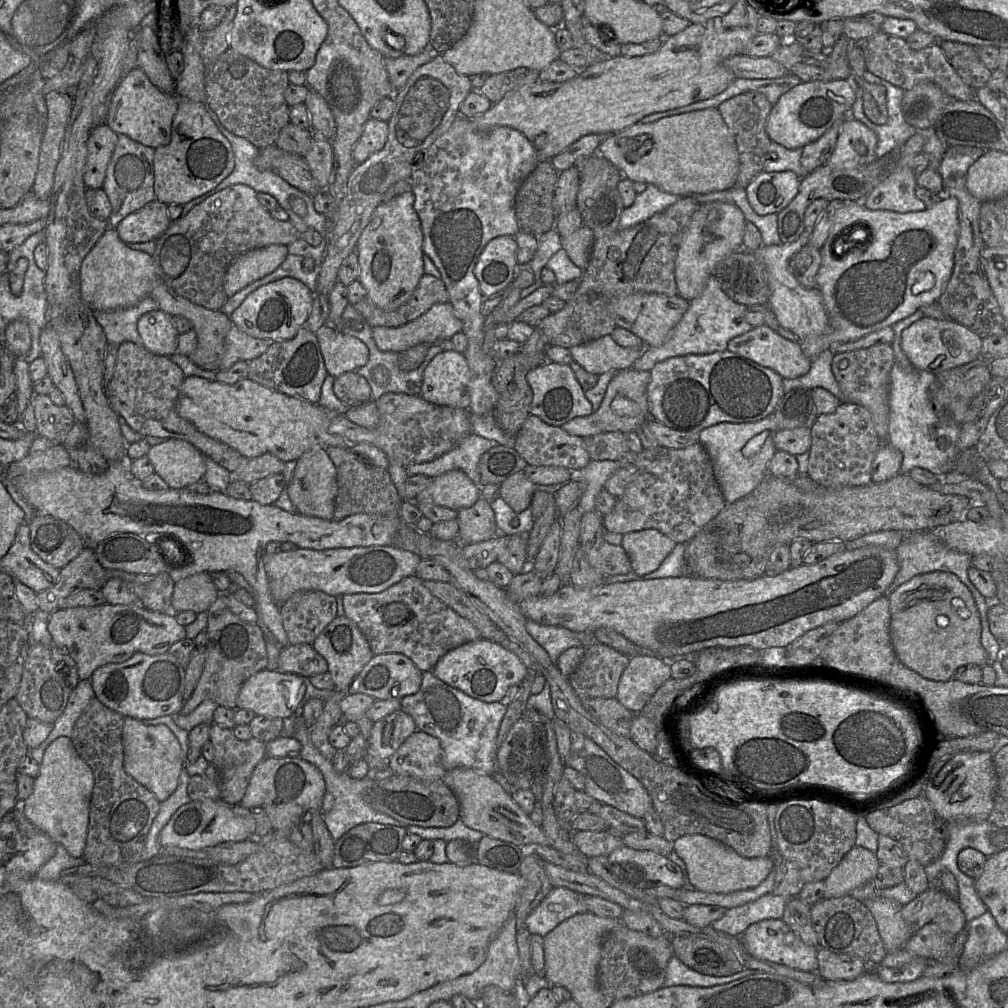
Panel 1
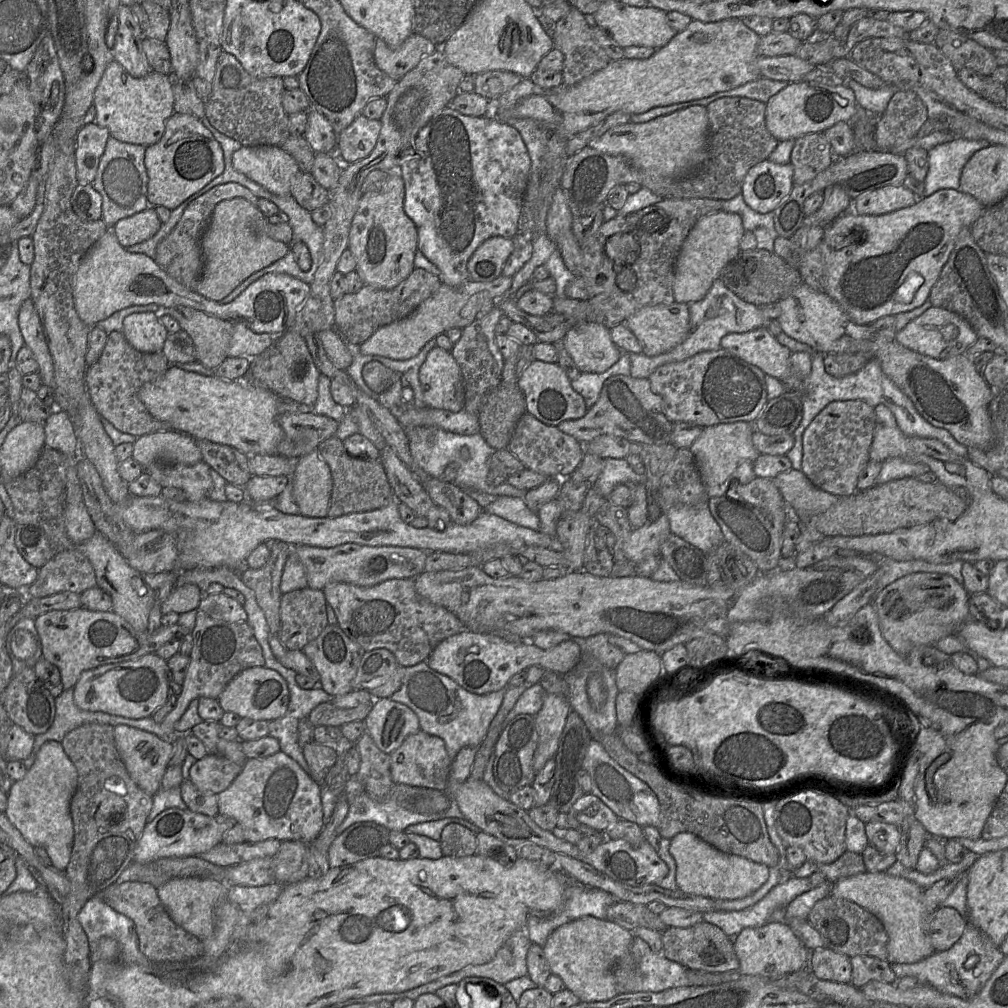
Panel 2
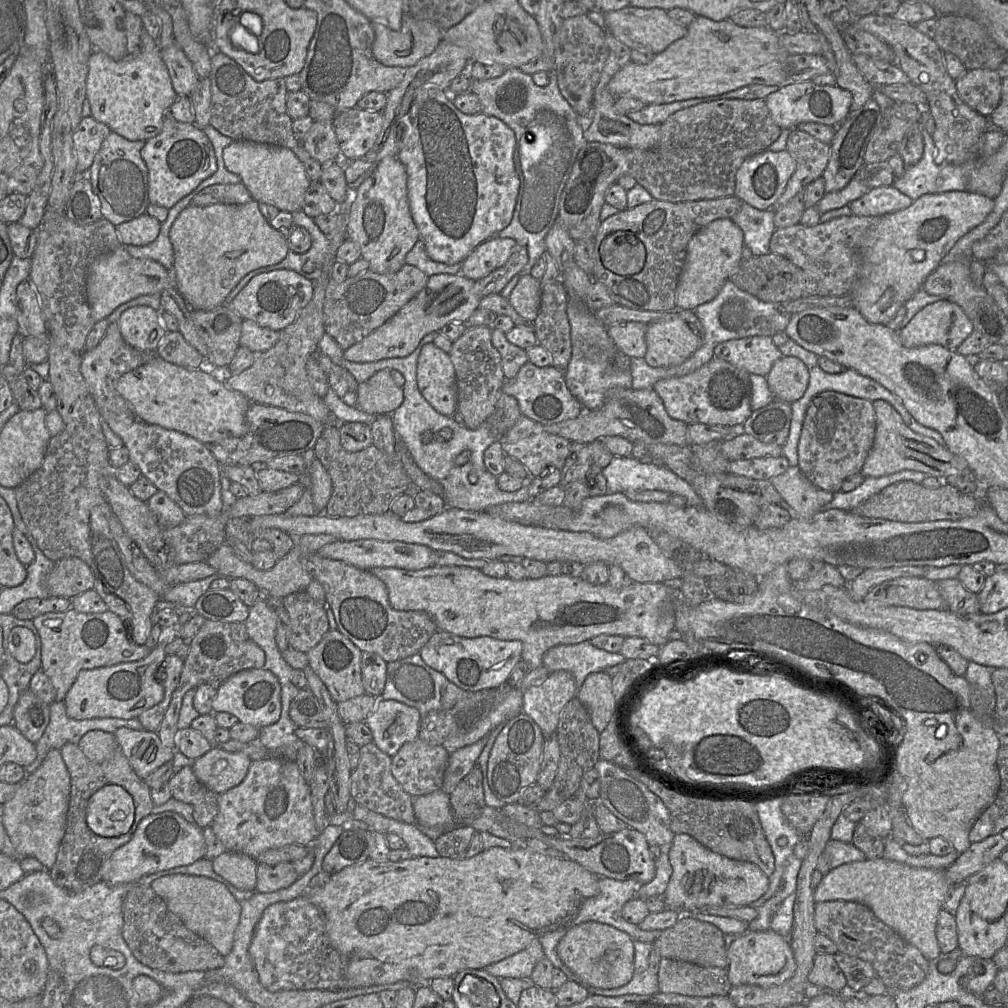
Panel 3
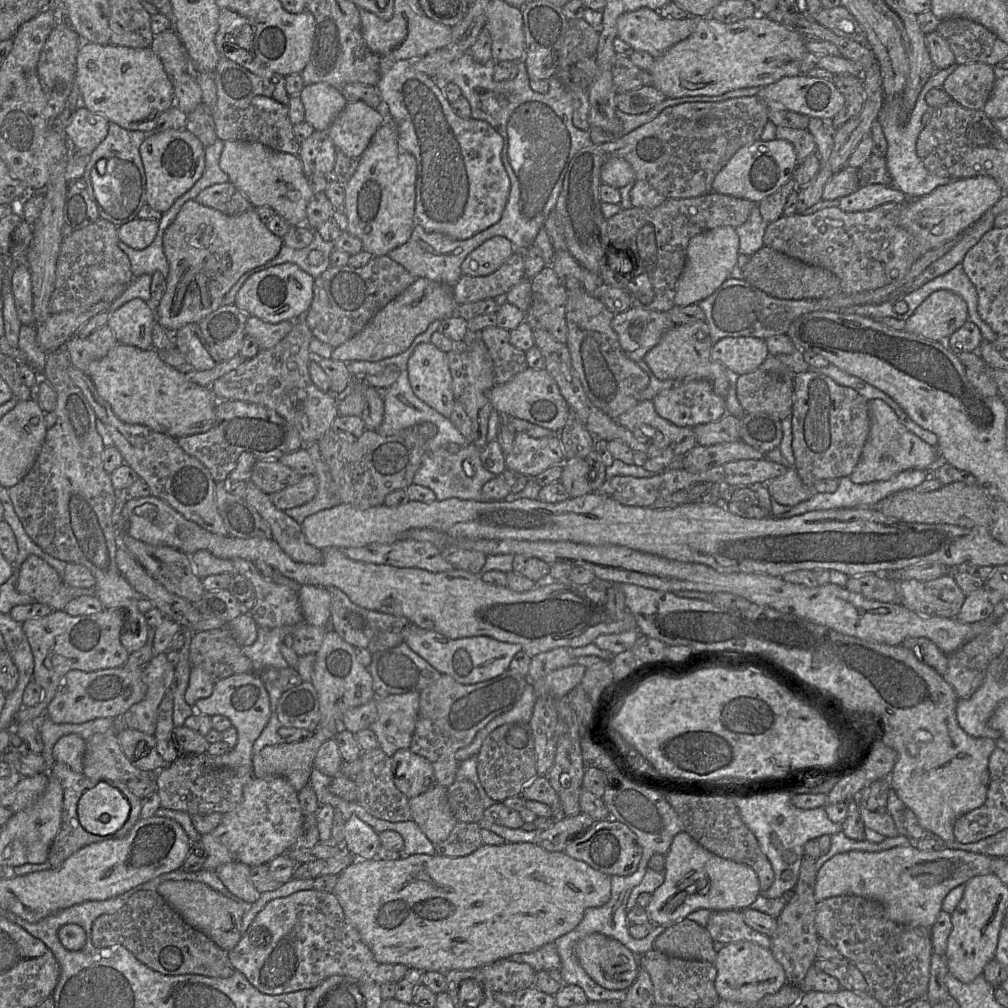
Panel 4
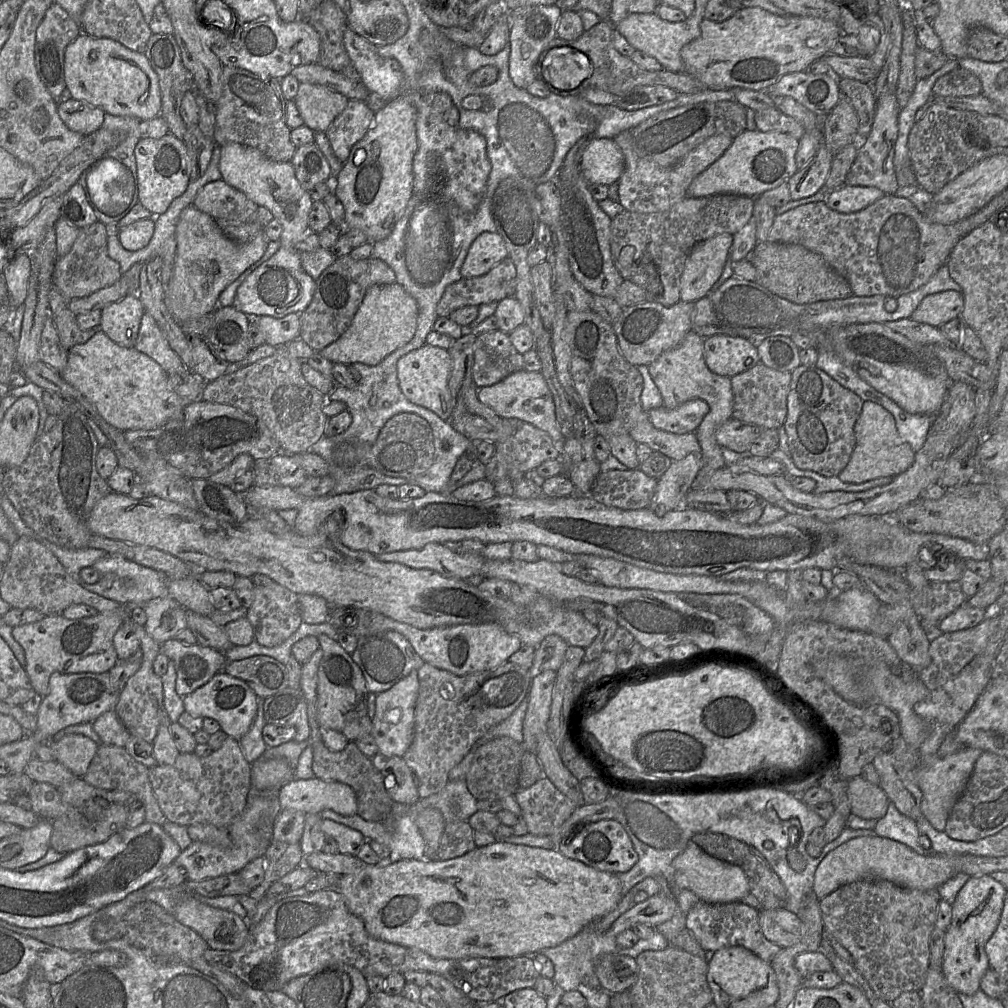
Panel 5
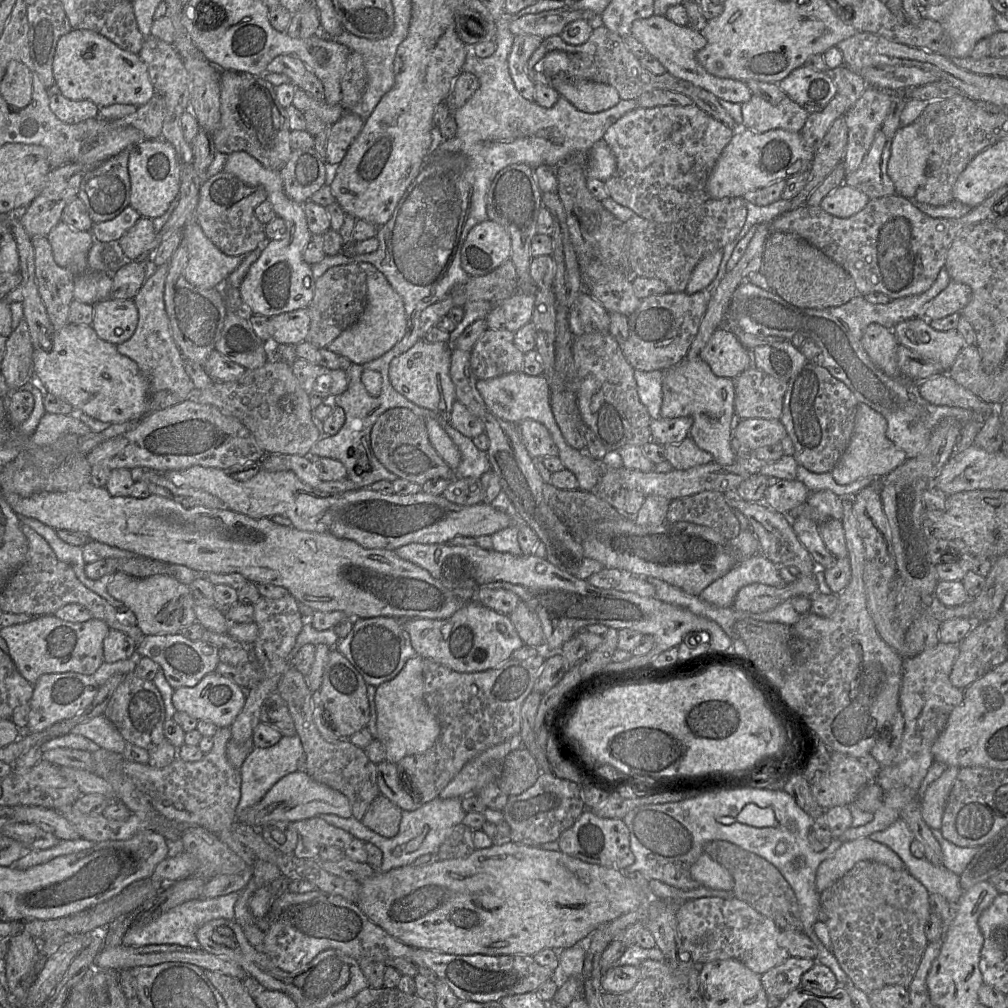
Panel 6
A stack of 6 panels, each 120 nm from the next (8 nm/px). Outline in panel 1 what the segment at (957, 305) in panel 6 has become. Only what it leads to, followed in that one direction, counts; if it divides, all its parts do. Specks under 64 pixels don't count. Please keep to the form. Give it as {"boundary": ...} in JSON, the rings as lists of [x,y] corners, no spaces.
{"boundary":[[[922,317],[905,328],[901,334],[901,348],[912,366],[938,373],[962,366],[980,357],[982,338],[965,325],[952,319]]]}

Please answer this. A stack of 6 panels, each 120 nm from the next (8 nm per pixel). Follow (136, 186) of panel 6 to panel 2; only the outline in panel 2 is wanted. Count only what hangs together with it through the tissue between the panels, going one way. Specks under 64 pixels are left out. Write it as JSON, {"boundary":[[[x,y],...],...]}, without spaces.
{"boundary":[[[173,113],[165,123],[162,138],[145,149],[144,164],[148,175],[149,206],[177,208],[200,191],[225,169],[221,145],[201,120],[188,114]]]}

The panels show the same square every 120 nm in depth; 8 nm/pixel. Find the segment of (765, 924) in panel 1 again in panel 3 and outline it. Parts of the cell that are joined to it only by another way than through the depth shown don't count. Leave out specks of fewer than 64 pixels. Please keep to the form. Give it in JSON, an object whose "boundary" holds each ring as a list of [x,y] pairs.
{"boundary":[[[747,931],[727,948],[727,976],[732,986],[757,985],[777,986],[791,979],[796,971],[796,962],[791,944],[786,937],[774,931]]]}

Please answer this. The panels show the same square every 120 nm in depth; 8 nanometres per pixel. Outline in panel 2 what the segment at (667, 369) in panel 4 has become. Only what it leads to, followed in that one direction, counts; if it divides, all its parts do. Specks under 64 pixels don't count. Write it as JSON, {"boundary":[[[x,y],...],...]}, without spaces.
{"boundary":[[[678,303],[646,306],[635,312],[623,322],[637,337],[642,353],[656,356],[665,353],[682,343],[690,332],[689,304]]]}

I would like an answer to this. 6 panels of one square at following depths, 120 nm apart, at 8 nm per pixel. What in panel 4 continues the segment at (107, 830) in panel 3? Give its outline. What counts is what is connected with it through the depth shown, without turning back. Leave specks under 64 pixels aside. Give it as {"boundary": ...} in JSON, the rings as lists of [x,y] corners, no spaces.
{"boundary":[[[106,781],[86,790],[78,802],[78,819],[83,828],[105,836],[118,831],[130,813],[130,804],[123,793]]]}

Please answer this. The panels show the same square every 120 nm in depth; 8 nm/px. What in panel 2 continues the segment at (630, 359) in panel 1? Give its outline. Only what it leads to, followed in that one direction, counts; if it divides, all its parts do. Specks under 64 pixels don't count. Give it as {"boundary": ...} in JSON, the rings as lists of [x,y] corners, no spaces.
{"boundary":[[[578,322],[575,324],[564,337],[563,345],[580,372],[605,372],[619,360],[622,353],[621,349],[619,349],[612,341],[610,330],[604,325],[595,322]]]}

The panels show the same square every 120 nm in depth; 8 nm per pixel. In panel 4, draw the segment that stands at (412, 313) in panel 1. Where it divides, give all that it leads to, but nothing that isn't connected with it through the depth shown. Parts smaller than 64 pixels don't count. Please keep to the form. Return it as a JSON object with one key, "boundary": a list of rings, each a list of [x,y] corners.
{"boundary":[[[387,255],[375,256],[359,268],[330,266],[315,279],[313,299],[305,322],[314,338],[335,348],[361,332],[383,307],[416,279]]]}

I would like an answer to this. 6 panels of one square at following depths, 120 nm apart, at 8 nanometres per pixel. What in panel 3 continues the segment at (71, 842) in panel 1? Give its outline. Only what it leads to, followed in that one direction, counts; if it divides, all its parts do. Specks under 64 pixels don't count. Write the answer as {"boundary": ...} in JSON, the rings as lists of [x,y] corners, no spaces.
{"boundary":[[[51,749],[41,765],[31,774],[25,775],[14,797],[4,804],[1,822],[17,853],[23,857],[37,859],[47,871],[54,865],[60,843],[66,830],[66,817],[69,808],[70,775],[59,749]]]}

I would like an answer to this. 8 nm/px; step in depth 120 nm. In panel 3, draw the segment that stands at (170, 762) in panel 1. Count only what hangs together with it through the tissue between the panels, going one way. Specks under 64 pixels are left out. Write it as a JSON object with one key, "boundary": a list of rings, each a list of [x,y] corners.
{"boundary":[[[121,727],[114,732],[114,736],[119,749],[140,779],[145,779],[157,768],[171,761],[177,751],[165,747],[157,732]]]}

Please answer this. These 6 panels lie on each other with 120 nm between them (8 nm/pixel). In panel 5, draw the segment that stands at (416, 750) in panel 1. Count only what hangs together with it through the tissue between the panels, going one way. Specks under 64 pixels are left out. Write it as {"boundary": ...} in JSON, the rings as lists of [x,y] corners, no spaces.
{"boundary":[[[377,755],[371,760],[382,772],[385,788],[394,802],[413,805],[420,799],[416,777],[403,757],[386,759]]]}

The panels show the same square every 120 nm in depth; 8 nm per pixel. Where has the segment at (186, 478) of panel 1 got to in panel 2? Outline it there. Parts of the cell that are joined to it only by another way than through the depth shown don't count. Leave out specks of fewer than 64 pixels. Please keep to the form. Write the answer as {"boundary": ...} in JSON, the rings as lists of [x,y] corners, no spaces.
{"boundary":[[[170,430],[137,437],[132,457],[145,469],[153,462],[194,465],[203,460],[195,439],[185,433]]]}

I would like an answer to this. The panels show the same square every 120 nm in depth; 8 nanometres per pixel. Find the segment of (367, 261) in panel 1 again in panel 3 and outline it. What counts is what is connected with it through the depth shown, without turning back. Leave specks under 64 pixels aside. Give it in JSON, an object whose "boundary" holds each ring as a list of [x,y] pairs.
{"boundary":[[[388,156],[379,161],[373,173],[350,194],[348,202],[347,238],[355,242],[361,251],[361,258],[369,263],[369,269],[379,274],[393,274],[406,264],[406,255],[420,239],[419,230],[412,218],[405,166],[395,156]]]}

